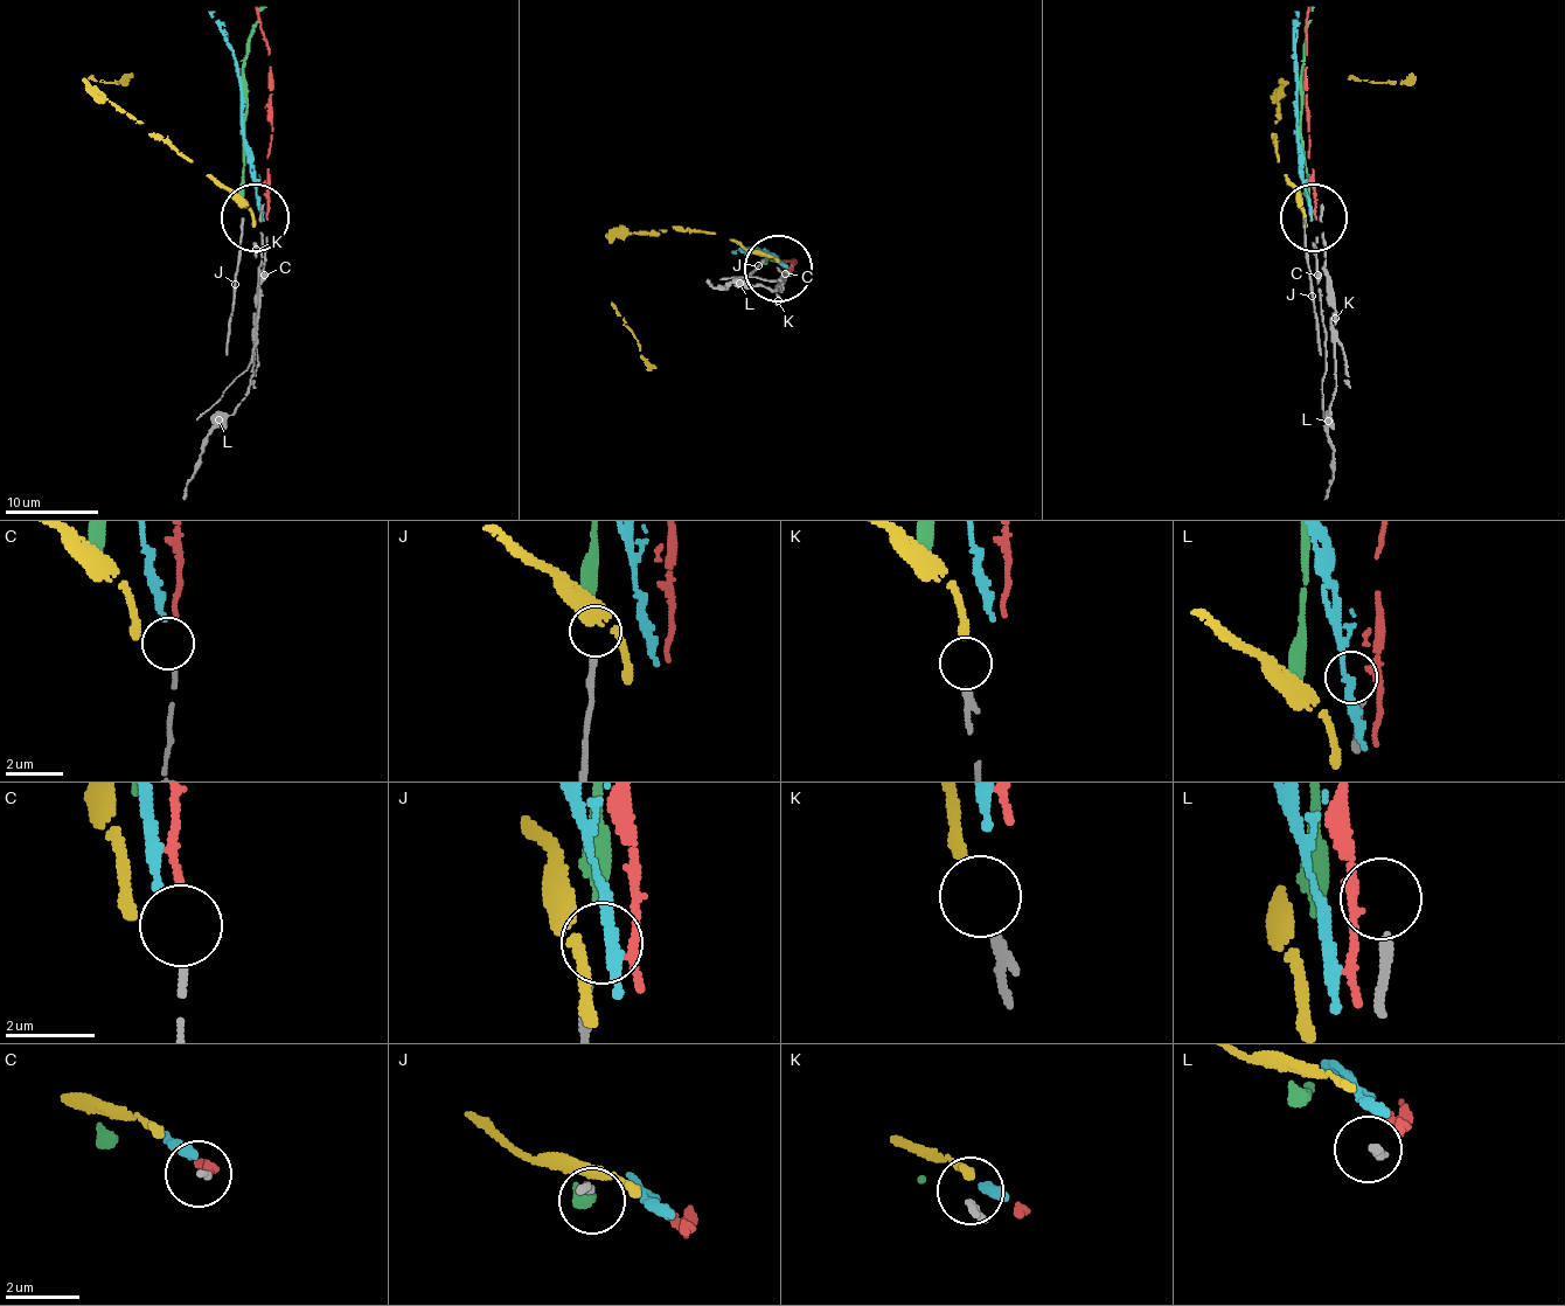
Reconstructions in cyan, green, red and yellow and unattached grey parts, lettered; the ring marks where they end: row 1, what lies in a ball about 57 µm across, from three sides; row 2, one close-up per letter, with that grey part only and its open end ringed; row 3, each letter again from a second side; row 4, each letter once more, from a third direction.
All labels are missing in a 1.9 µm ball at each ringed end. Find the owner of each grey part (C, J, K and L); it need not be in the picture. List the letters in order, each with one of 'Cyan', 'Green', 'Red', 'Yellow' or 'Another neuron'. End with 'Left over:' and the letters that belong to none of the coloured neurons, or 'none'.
C: Red
J: Green
K: Yellow
L: Another neuron
Left over: L

